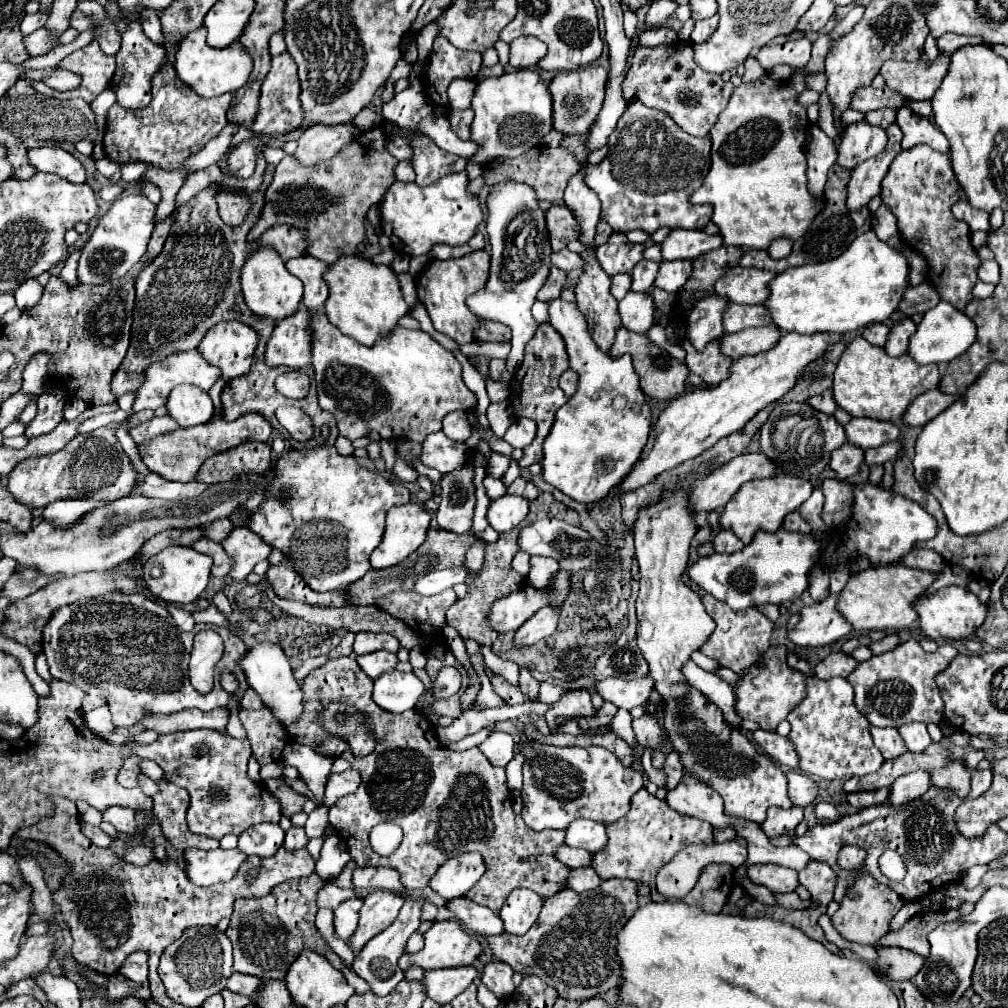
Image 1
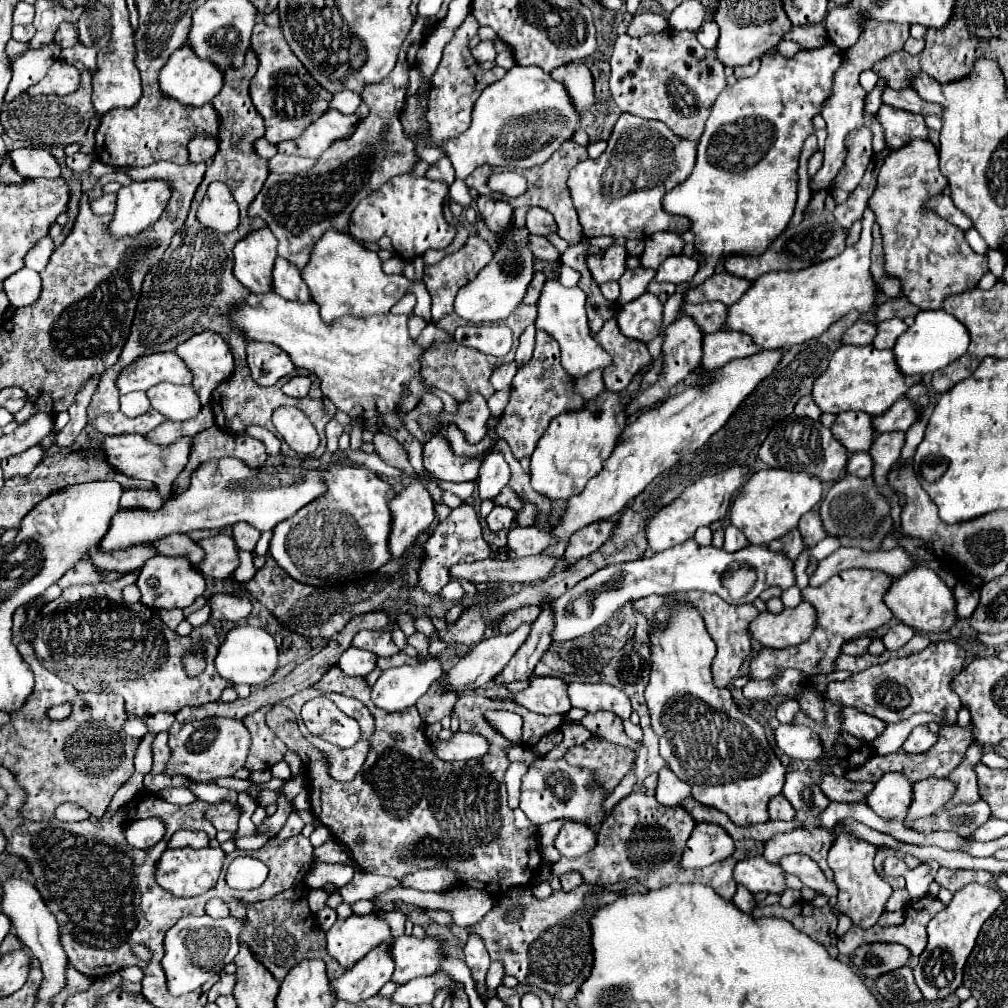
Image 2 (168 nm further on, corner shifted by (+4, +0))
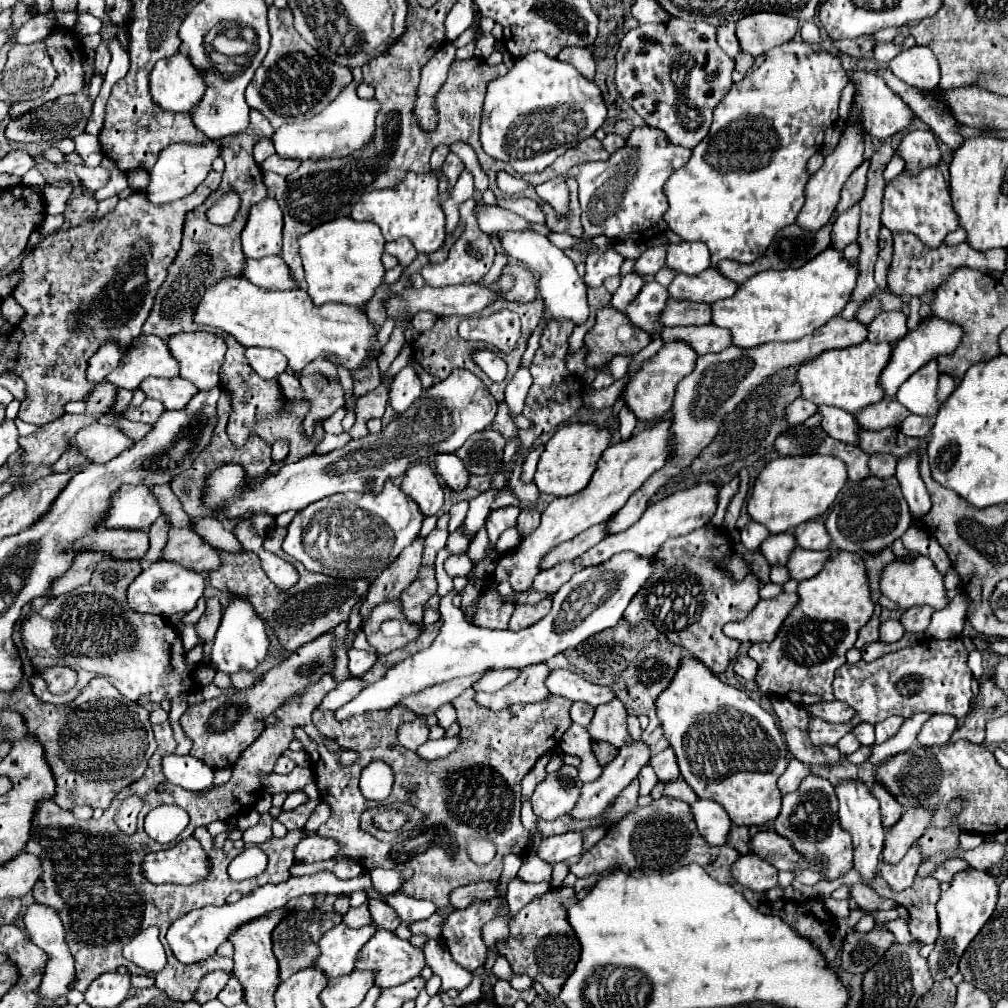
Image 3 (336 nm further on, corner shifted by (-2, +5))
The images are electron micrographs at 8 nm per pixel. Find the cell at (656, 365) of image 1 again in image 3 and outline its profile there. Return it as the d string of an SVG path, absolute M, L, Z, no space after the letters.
M609 306L597 312L593 330L589 330L583 338L583 346L587 348L585 366L601 368L617 354L633 356L649 342L651 338L645 330L637 330L637 326L633 326L623 312Z

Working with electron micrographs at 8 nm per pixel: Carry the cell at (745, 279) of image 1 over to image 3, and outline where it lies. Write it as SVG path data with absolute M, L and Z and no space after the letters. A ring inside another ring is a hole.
M707 268L705 272L697 276L677 274L673 282L669 284L667 292L675 300L687 300L687 302L715 302L721 298L733 296L737 290L737 284L721 276L715 268ZM683 294L683 296L679 296ZM693 294L693 296L689 296Z

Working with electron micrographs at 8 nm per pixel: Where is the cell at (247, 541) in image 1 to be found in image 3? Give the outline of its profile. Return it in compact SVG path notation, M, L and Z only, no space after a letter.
M169 528L167 544L161 550L161 560L177 562L193 572L217 570L221 564L215 548L203 542L189 528Z

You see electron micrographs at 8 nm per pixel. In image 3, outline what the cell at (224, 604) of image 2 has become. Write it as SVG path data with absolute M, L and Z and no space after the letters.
M209 598L207 600L207 608L205 608L205 614L195 624L195 632L197 632L197 638L201 640L201 644L211 642L211 638L217 632L219 622L221 622L221 616L223 616L223 608L221 608L219 600L217 598Z

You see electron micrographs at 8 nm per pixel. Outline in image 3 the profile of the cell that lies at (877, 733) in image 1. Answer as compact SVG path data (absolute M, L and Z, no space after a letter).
M839 700L819 702L819 704L809 706L809 716L811 716L811 718L821 718L821 720L833 722L833 724L847 722L847 720L851 720L853 714L855 714L855 712L853 712L845 702L839 702Z

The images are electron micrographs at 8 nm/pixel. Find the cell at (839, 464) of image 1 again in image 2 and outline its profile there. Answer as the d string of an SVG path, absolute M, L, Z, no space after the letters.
M853 453L847 459L847 473L855 477L869 477L873 469L873 461L869 461L869 453Z

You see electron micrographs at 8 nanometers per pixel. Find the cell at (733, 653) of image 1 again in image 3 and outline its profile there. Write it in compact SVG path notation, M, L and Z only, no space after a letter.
M717 526L717 530L711 528L697 528L687 536L679 536L679 538L671 538L667 540L657 558L657 570L653 572L653 578L649 578L649 582L645 582L645 586L641 586L641 590L633 596L633 600L629 602L623 618L631 624L639 622L639 620L649 620L653 622L653 626L657 626L659 632L663 632L673 644L687 648L691 654L695 654L705 666L709 666L713 672L723 672L727 668L727 664L737 656L737 650L741 646L739 640L727 638L723 634L723 626L727 622L735 622L735 620L743 620L753 606L759 602L759 580L755 574L747 574L743 580L735 580L721 564L721 560L727 560L733 554L733 546L731 546L731 536L727 532L723 532L723 526Z

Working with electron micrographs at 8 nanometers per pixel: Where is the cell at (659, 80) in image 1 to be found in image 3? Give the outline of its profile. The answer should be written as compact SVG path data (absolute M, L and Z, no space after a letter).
M671 18L665 24L641 24L623 36L615 58L615 84L625 102L631 104L649 126L663 130L673 144L683 148L695 148L707 136L713 120L713 108L733 84L731 72L735 62L719 48L715 28L705 22L683 22L679 18Z

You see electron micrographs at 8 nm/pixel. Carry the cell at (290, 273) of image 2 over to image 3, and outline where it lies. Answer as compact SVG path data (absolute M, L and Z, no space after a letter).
M267 256L261 260L245 260L245 274L251 284L267 290L291 290L299 288L297 282L293 282L289 268L285 266L281 256Z

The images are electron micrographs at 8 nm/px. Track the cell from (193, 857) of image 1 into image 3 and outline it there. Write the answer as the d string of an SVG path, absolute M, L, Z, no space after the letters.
M185 838L173 848L147 854L141 874L153 884L193 884L209 874L209 862L201 844L195 838Z

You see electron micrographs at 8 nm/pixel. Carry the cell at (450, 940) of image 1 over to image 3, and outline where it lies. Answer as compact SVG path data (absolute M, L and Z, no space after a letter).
M379 928L365 944L365 950L361 950L355 970L373 970L375 986L391 988L419 976L423 966L425 960L419 948L397 938L393 932Z

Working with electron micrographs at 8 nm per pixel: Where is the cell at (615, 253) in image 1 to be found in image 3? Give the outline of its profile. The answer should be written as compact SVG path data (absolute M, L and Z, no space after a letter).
M593 250L585 260L585 276L583 282L589 288L601 286L601 282L609 276L617 276L619 268L623 264L623 258L613 250Z

